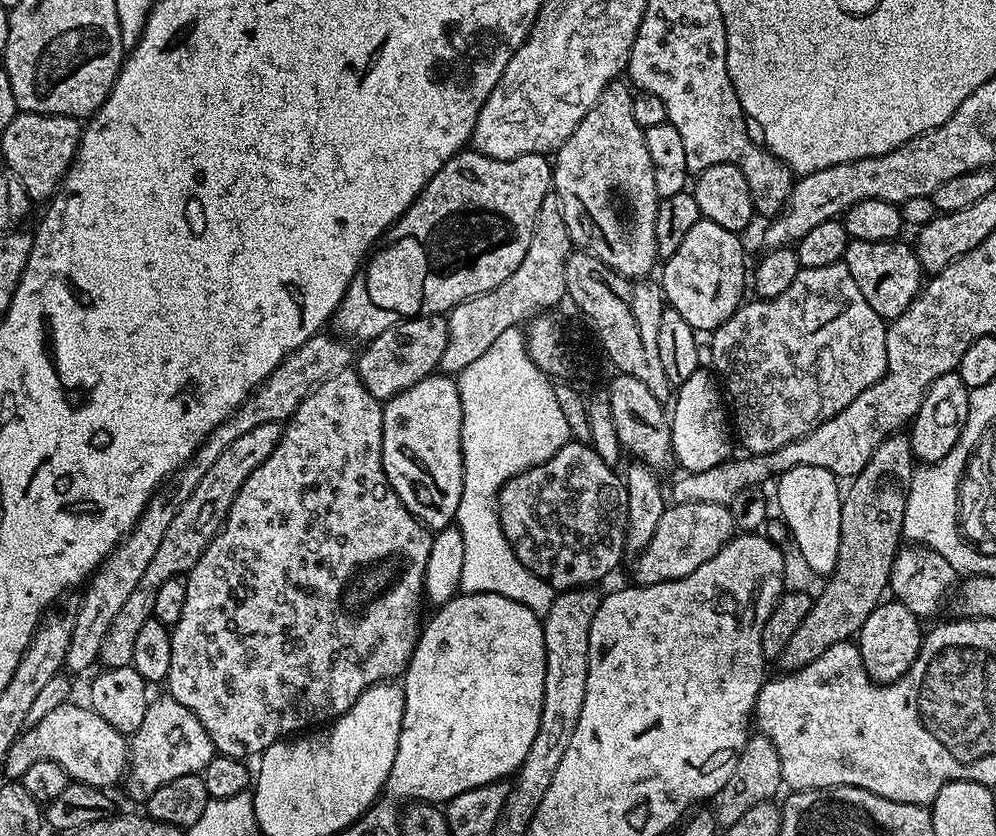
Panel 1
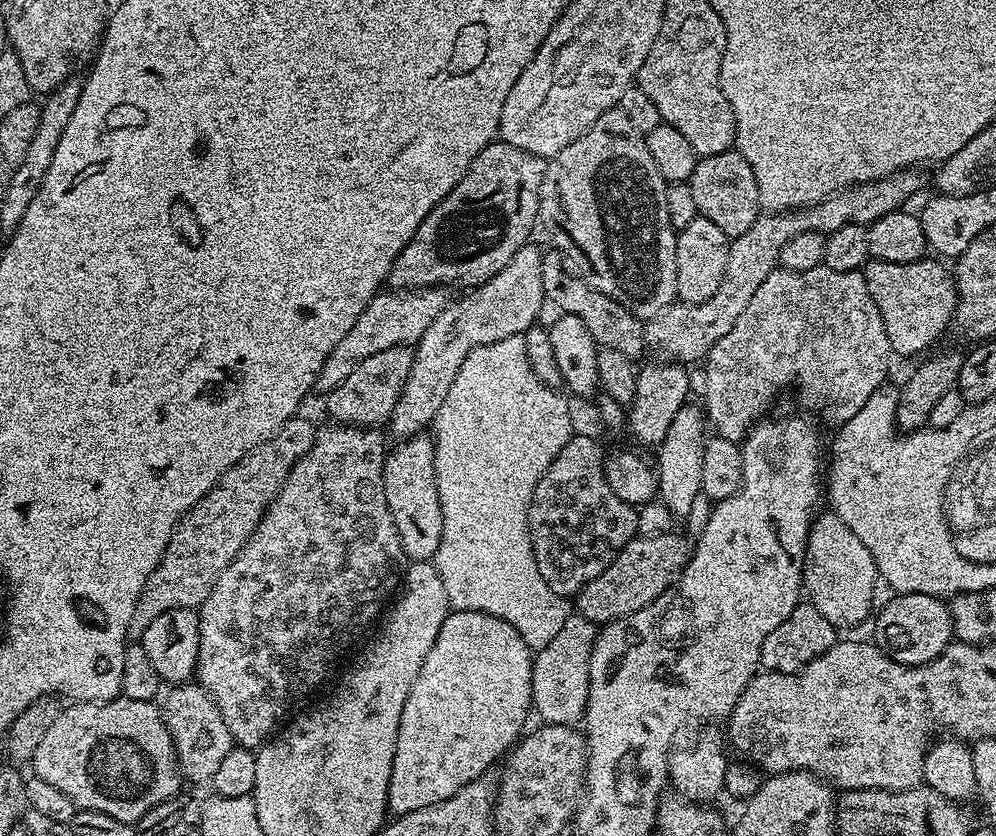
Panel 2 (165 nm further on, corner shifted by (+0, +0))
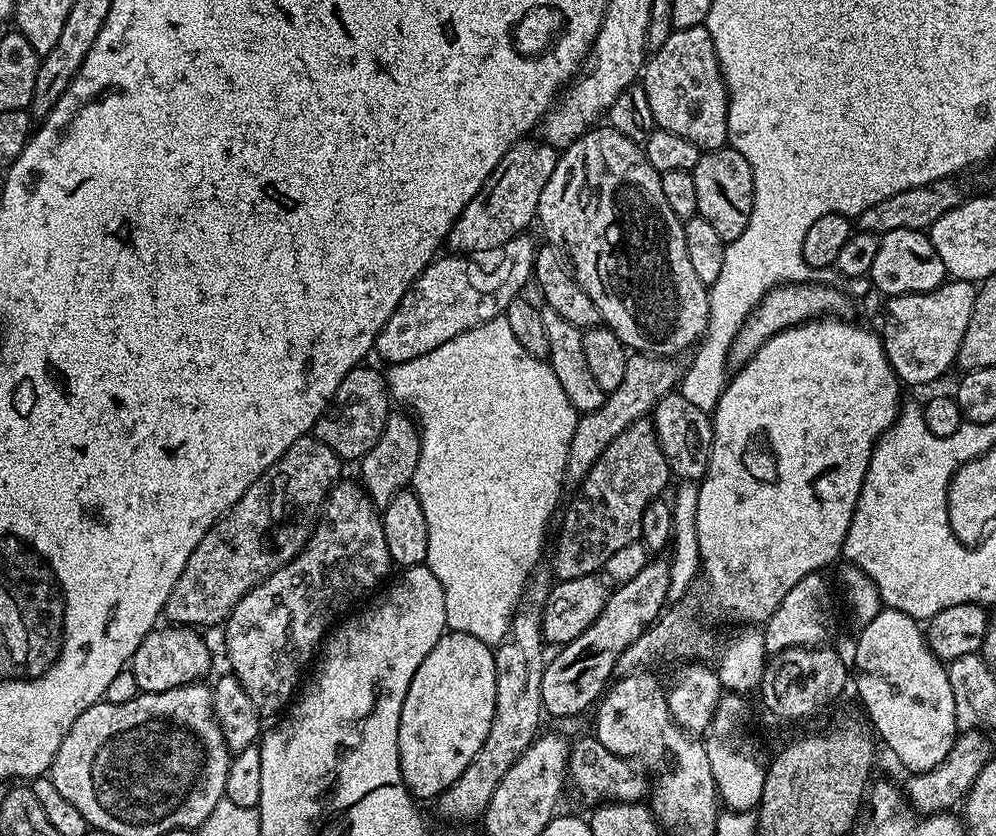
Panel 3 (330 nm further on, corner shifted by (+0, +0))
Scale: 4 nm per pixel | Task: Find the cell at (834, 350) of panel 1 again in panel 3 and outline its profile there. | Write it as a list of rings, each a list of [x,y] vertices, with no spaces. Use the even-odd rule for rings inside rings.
[[[819,282],[779,284],[778,287],[771,288],[760,299],[760,305],[746,318],[742,330],[738,330],[738,334],[730,346],[729,365],[739,366],[744,364],[769,338],[782,330],[796,328],[807,320],[847,317],[849,315],[848,303],[850,303],[850,297],[847,291],[840,289],[839,292],[838,289],[839,287],[831,284]]]

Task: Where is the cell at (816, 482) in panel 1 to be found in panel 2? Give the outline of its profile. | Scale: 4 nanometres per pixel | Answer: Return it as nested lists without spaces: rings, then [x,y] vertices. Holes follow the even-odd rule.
[[[824,511],[817,515],[808,530],[802,588],[818,614],[822,614],[822,618],[838,630],[844,630],[862,623],[868,611],[869,616],[873,611],[872,595],[878,585],[878,573],[870,550],[858,542],[858,534],[854,534],[854,530],[850,530],[850,526],[846,526],[846,522],[842,522],[835,512]]]

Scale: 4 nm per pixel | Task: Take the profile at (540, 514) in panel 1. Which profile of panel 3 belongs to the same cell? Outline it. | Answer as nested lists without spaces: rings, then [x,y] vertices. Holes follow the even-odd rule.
[[[648,418],[636,420],[621,432],[609,439],[606,450],[584,473],[584,480],[578,486],[572,505],[564,512],[564,521],[560,524],[560,533],[556,536],[556,549],[552,552],[552,568],[550,572],[557,581],[583,576],[595,576],[605,567],[608,558],[613,557],[624,546],[639,541],[640,523],[643,511],[650,506],[652,500],[661,495],[663,488],[670,481],[666,454],[662,454],[662,446],[656,437],[656,430]]]

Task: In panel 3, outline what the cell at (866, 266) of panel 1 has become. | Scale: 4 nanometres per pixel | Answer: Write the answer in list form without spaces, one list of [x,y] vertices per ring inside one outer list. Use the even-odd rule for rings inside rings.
[[[948,278],[929,292],[911,292],[891,297],[887,301],[888,309],[884,312],[884,332],[882,331],[884,349],[890,366],[905,385],[932,384],[939,376],[947,374],[948,367],[956,364],[958,346],[962,346],[966,326],[970,326],[970,314],[974,310],[977,291],[975,283]]]

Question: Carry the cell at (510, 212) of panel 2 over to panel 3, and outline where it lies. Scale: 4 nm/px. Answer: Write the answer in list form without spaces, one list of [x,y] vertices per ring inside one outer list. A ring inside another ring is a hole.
[[[525,138],[498,162],[490,178],[478,190],[474,198],[462,210],[460,217],[452,223],[452,229],[446,241],[447,247],[456,254],[483,254],[510,242],[510,238],[521,235],[528,223],[537,219],[538,198],[542,198],[542,186],[550,182],[554,166],[558,159],[557,149],[543,139]]]

